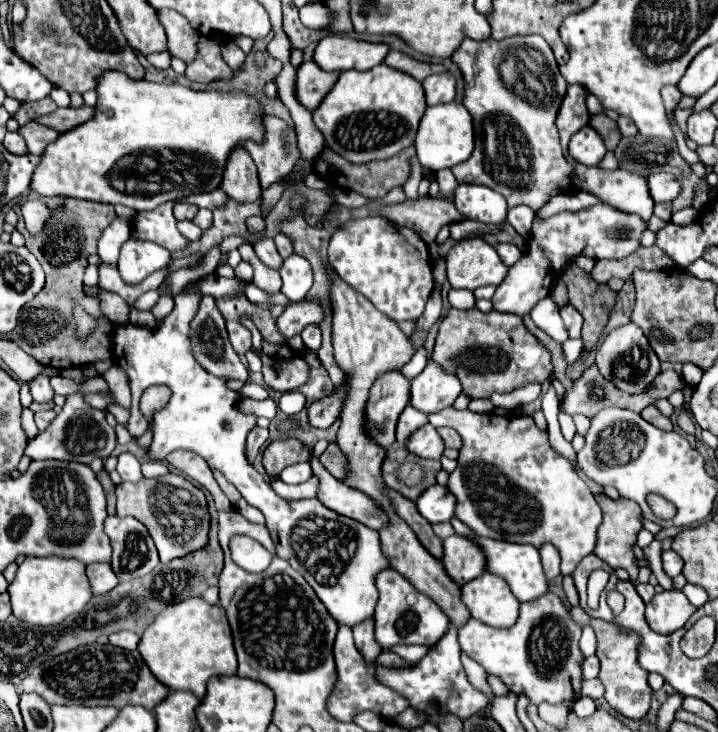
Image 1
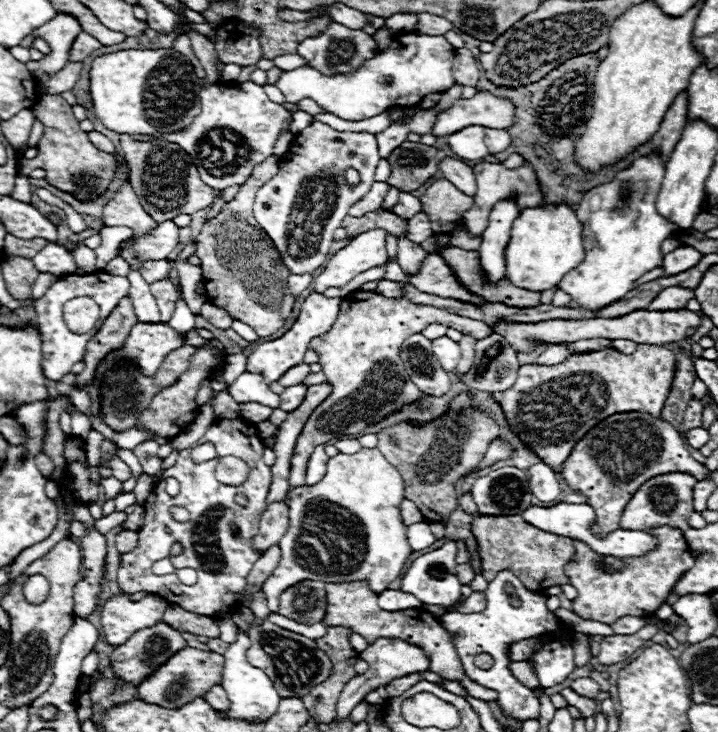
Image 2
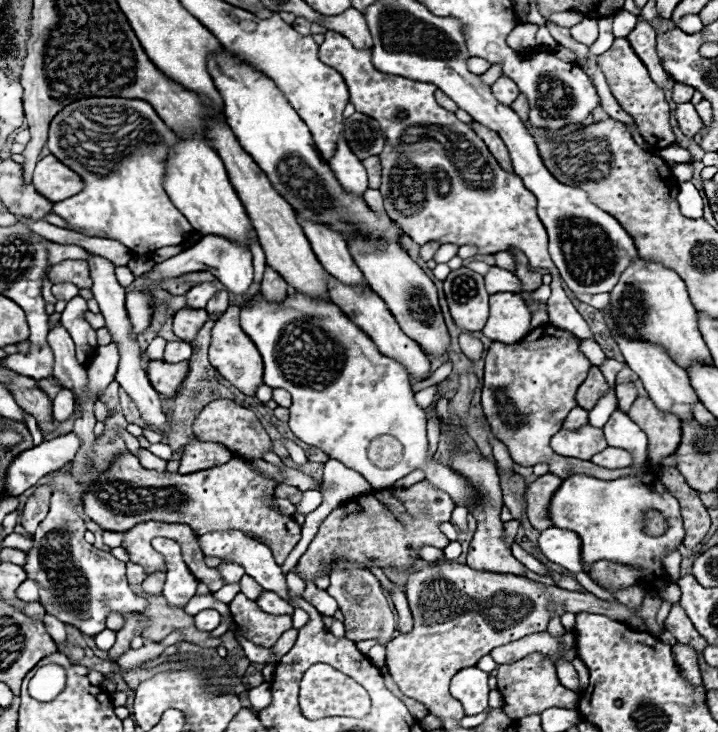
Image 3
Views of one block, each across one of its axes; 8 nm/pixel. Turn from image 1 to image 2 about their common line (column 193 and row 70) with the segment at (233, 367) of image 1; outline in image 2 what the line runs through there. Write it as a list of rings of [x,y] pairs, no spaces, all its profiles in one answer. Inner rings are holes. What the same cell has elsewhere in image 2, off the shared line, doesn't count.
[[[332,22],[332,26],[328,26],[328,30],[324,30],[322,34],[300,42],[298,54],[308,60],[308,66],[314,66],[324,74],[340,74],[340,72],[356,70],[366,58],[372,58],[376,54],[376,42],[370,34],[362,30],[350,30],[342,24]]]

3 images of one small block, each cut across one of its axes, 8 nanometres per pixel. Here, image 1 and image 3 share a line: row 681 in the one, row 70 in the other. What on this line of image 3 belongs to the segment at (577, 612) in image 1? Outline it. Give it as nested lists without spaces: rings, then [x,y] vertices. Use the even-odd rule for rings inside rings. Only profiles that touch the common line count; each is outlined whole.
[[[616,38],[610,50],[598,56],[598,68],[604,72],[606,82],[610,84],[610,90],[618,104],[636,120],[642,138],[656,148],[666,148],[674,144],[674,132],[670,126],[670,106],[664,100],[664,92],[652,82],[646,66],[634,54],[626,38]]]

